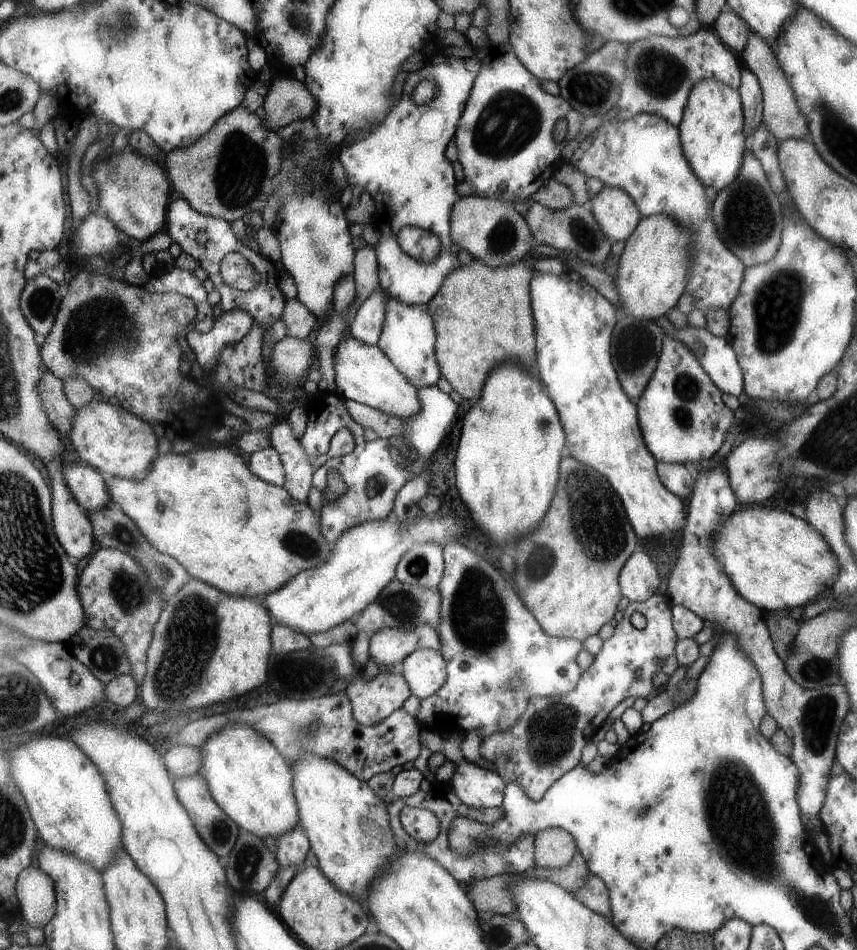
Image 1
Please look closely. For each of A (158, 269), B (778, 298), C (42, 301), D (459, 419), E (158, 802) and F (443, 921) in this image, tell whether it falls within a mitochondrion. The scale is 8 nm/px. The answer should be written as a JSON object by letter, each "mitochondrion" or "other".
{"A":"other","B":"mitochondrion","C":"mitochondrion","D":"other","E":"other","F":"other"}

